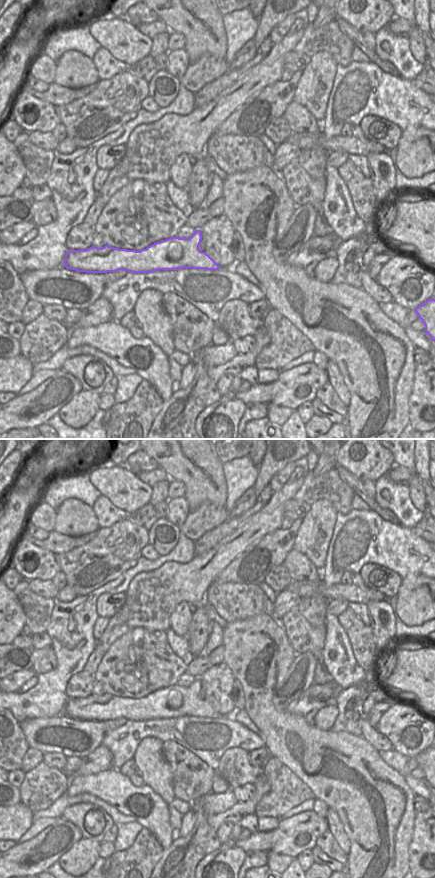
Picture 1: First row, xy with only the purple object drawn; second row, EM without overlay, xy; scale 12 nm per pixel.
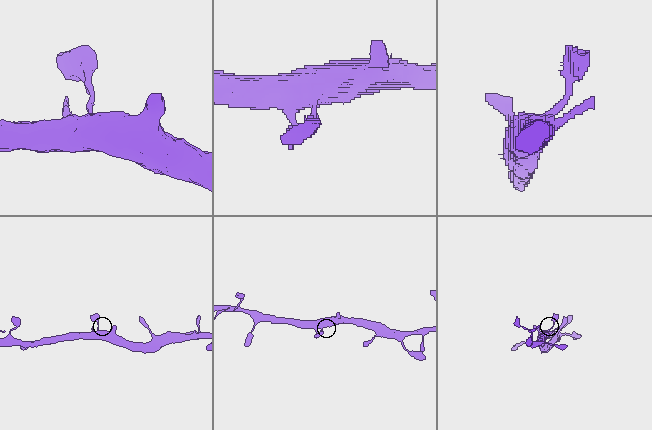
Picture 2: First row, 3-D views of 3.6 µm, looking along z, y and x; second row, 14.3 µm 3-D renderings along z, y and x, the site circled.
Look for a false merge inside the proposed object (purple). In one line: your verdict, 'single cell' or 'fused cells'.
single cell

